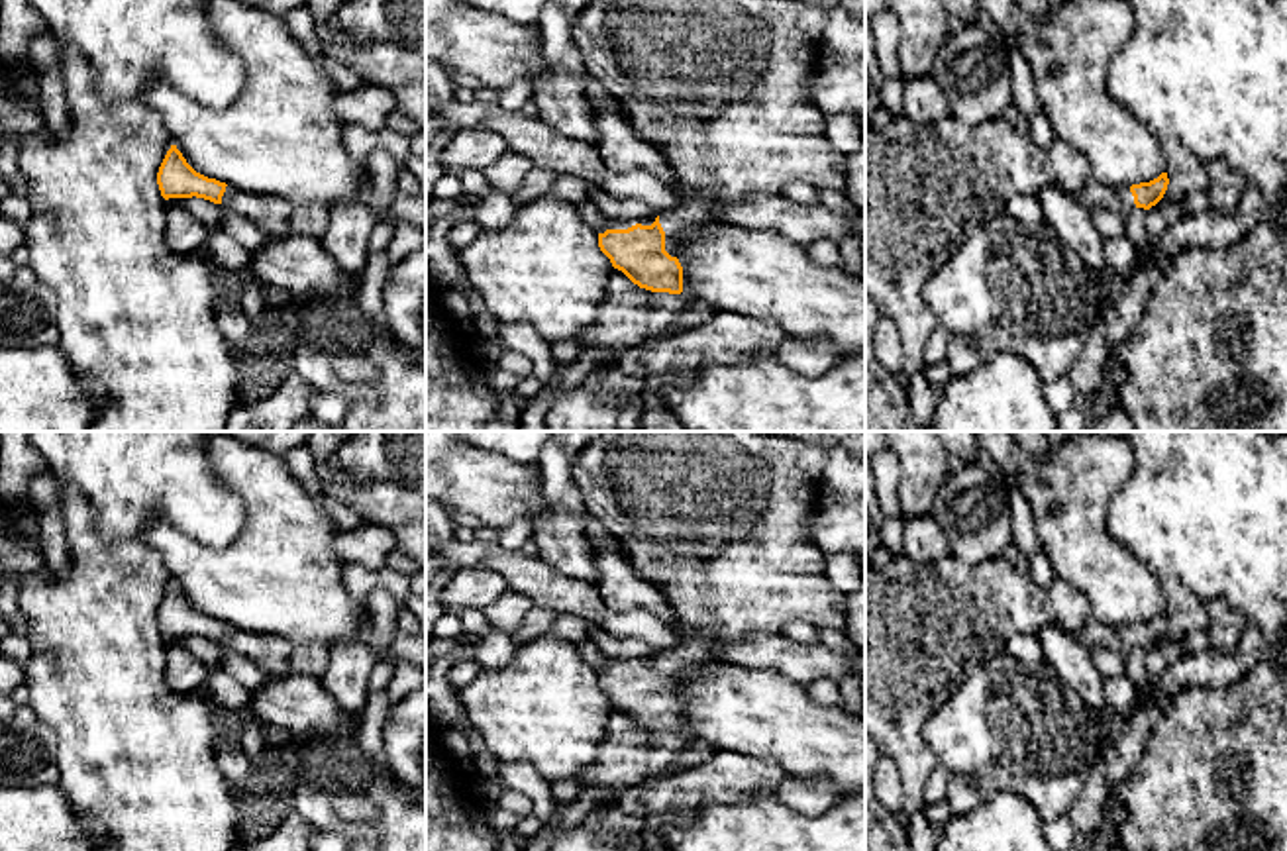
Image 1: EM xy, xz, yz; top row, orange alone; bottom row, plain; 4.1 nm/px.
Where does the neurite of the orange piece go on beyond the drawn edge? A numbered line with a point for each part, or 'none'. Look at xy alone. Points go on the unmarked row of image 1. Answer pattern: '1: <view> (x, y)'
1: xy (277, 655)

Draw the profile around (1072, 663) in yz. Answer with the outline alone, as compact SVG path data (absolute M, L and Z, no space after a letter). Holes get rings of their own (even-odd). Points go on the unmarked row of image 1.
M1055 624L1046 626L1036 637L1044 663L1054 669L1055 678L1073 688L1089 710L1107 710L1105 678L1095 667L1089 649Z

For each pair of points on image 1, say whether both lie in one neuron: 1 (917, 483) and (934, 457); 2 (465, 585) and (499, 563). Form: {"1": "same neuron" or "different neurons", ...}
{"1": "same neuron", "2": "different neurons"}

